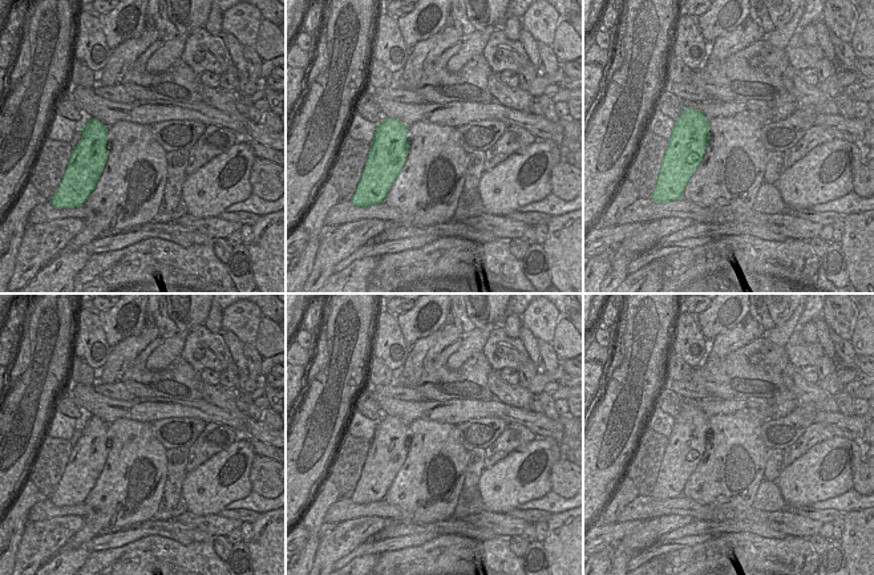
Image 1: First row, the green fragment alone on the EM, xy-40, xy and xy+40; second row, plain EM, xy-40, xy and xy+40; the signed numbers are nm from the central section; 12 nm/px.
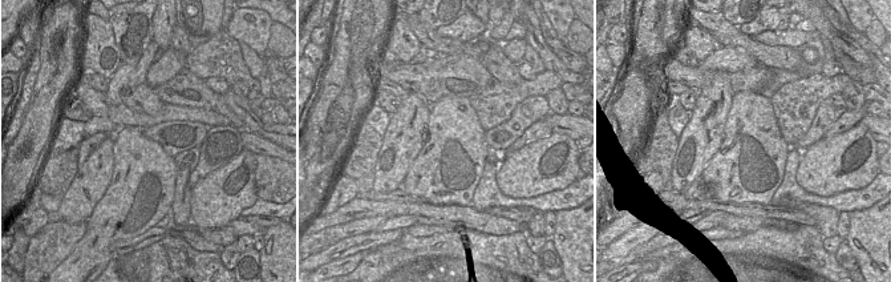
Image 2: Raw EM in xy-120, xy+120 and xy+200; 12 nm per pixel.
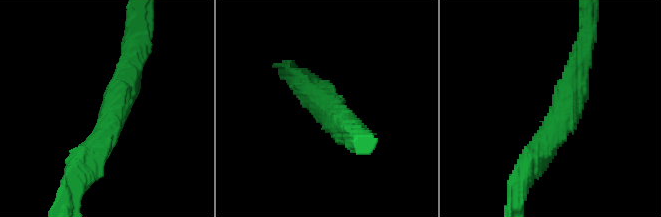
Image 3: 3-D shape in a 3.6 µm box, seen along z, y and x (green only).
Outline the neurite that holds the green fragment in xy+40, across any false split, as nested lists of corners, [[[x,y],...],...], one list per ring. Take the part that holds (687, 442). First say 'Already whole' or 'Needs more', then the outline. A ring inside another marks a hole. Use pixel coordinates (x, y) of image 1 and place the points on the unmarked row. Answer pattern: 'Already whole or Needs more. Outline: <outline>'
Already whole. Outline: [[[684,405],[668,437],[651,493],[654,499],[663,501],[683,495],[688,478],[703,458],[709,436],[709,417],[696,406]]]

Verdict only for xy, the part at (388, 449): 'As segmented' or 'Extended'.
As segmented

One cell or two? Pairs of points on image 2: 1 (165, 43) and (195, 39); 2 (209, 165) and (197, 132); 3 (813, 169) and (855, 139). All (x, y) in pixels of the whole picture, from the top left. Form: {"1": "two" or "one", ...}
{"1": "two", "2": "two", "3": "one"}

